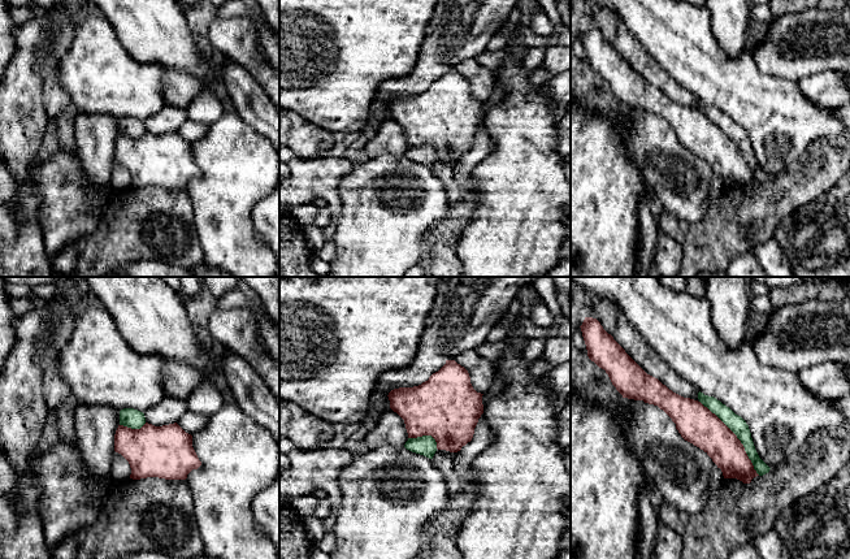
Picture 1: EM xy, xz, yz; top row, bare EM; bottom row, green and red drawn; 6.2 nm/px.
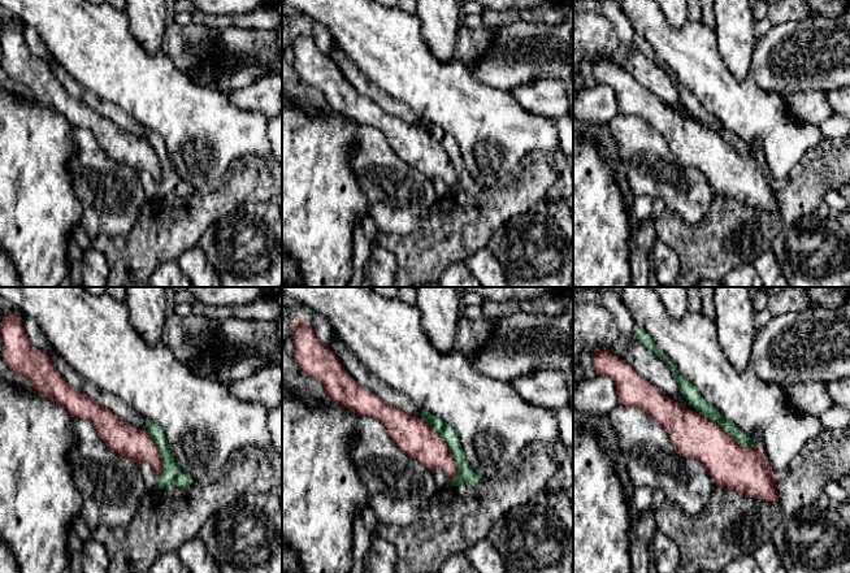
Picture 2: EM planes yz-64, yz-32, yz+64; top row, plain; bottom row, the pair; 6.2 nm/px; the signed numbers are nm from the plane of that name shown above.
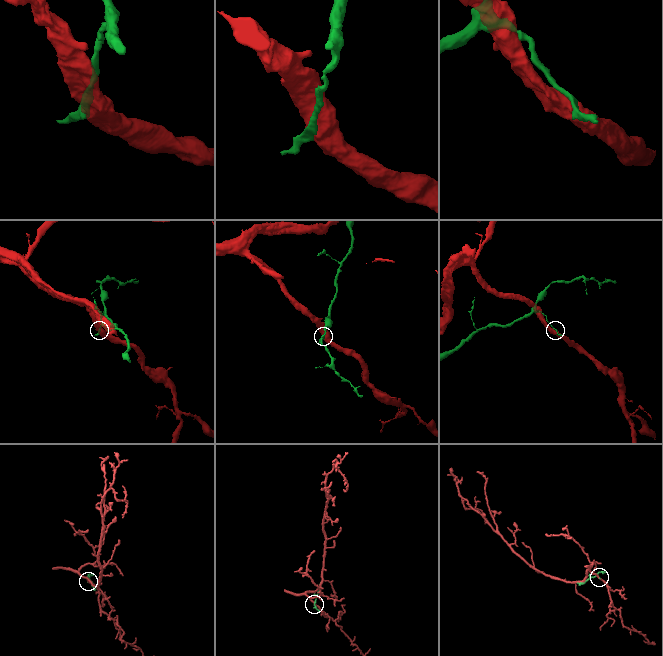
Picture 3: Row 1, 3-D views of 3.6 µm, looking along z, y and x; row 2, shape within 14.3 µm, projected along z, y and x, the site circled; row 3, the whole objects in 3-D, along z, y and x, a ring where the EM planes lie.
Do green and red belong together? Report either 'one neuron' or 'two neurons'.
two neurons

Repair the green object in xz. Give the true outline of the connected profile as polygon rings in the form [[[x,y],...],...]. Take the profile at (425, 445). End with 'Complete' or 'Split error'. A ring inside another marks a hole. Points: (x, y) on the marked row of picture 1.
[[[431,436],[408,438],[404,447],[412,452],[433,459],[437,451],[437,442]]]. Complete

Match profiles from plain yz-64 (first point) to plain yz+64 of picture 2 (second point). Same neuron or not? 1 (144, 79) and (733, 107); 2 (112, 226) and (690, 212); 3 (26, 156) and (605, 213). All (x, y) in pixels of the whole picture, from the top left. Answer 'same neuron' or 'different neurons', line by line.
1: same neuron
2: same neuron
3: same neuron

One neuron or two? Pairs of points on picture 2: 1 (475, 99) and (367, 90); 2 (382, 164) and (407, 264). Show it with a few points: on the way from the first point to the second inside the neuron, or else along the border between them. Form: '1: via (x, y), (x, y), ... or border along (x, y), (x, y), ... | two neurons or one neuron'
1: border along (361, 70), (377, 86), (402, 100), (410, 108) | two neurons
2: border along (424, 215), (412, 233), (377, 229) | two neurons

